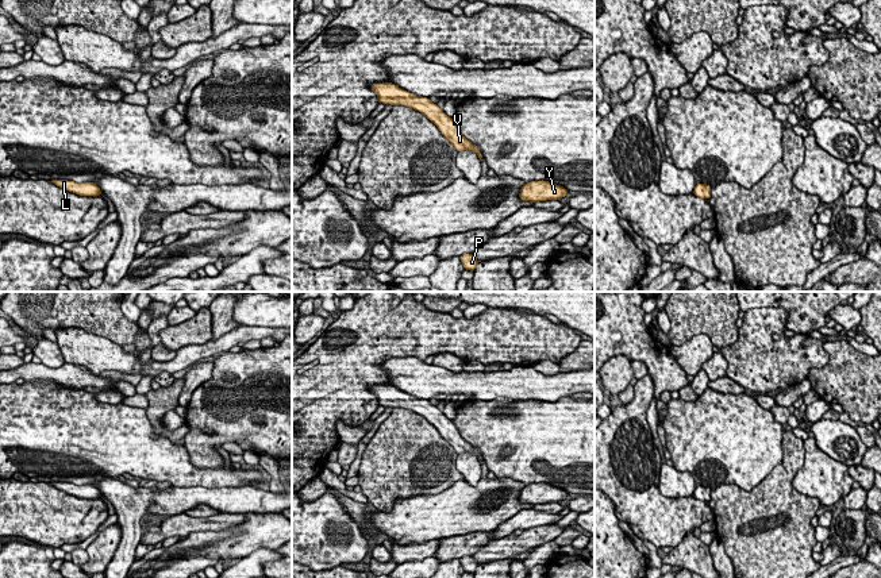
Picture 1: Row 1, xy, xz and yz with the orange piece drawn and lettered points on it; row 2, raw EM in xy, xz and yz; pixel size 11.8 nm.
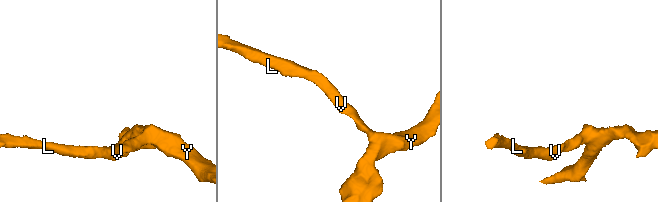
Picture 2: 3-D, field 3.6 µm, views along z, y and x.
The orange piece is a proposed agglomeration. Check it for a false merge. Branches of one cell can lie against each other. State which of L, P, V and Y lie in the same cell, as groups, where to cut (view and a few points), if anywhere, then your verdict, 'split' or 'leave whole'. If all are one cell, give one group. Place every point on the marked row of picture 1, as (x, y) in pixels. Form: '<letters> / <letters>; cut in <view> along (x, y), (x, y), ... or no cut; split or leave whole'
L P V Y; no cut; leave whole

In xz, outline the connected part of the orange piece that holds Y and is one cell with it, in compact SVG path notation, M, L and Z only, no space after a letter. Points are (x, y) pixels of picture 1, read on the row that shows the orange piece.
M531 181L520 188L519 199L532 204L566 197L568 189L549 181Z

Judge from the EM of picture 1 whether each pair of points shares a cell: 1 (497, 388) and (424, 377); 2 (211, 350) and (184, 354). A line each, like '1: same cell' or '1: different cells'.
1: same cell
2: same cell

